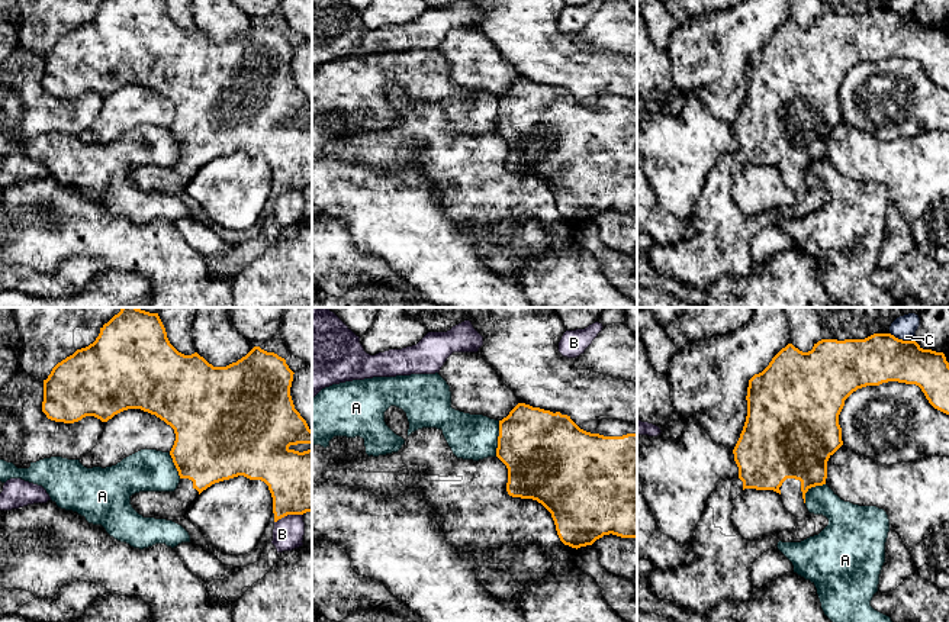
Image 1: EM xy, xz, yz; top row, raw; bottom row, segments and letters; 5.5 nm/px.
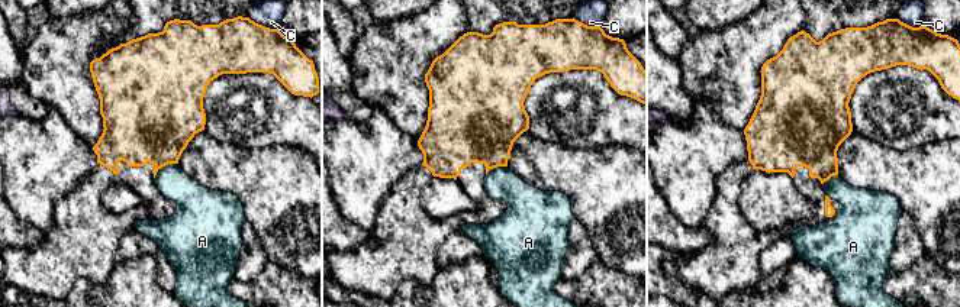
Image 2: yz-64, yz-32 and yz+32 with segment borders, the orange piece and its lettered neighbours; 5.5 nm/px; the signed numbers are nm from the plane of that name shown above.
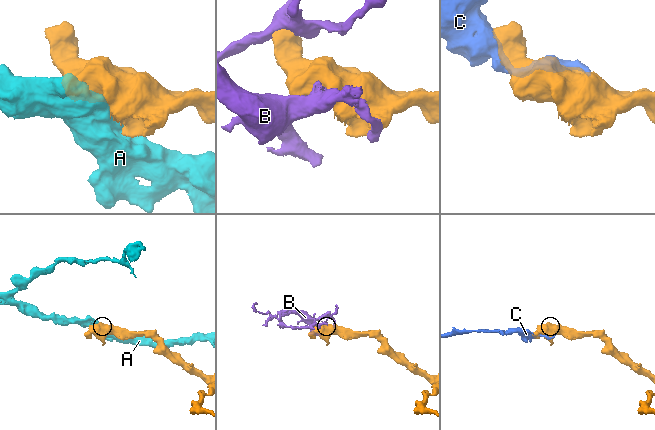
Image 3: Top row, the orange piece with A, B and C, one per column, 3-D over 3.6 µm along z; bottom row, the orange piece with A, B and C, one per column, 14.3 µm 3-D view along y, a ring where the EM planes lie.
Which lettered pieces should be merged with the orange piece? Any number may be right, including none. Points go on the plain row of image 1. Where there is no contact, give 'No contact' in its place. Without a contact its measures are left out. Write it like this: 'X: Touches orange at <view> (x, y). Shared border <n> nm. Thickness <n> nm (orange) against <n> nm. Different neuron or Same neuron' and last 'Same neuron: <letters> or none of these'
A: Touches orange at xz (498, 113). Shared border 200 nm. Thickness 440 nm (orange) against 260 nm. Different neuron
B: Touches orange at xy (288, 189). Shared border 170 nm. Thickness 340 nm (orange) against 170 nm. Different neuron
C: Touches orange at yz (901, 15). Shared border 140 nm. Thickness 280 nm (orange) against 90 nm. Different neuron
Same neuron: none of these

